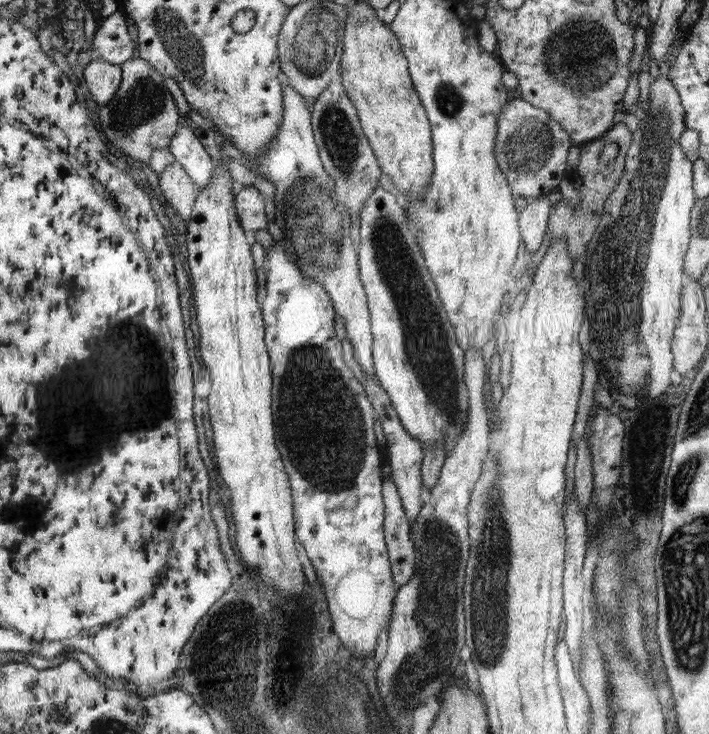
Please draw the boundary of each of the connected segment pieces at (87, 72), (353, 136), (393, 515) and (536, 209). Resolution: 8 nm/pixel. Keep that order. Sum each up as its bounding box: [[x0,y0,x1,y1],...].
[[83,58,122,105],[311,80,383,216],[384,476,416,585],[520,196,552,258]]

